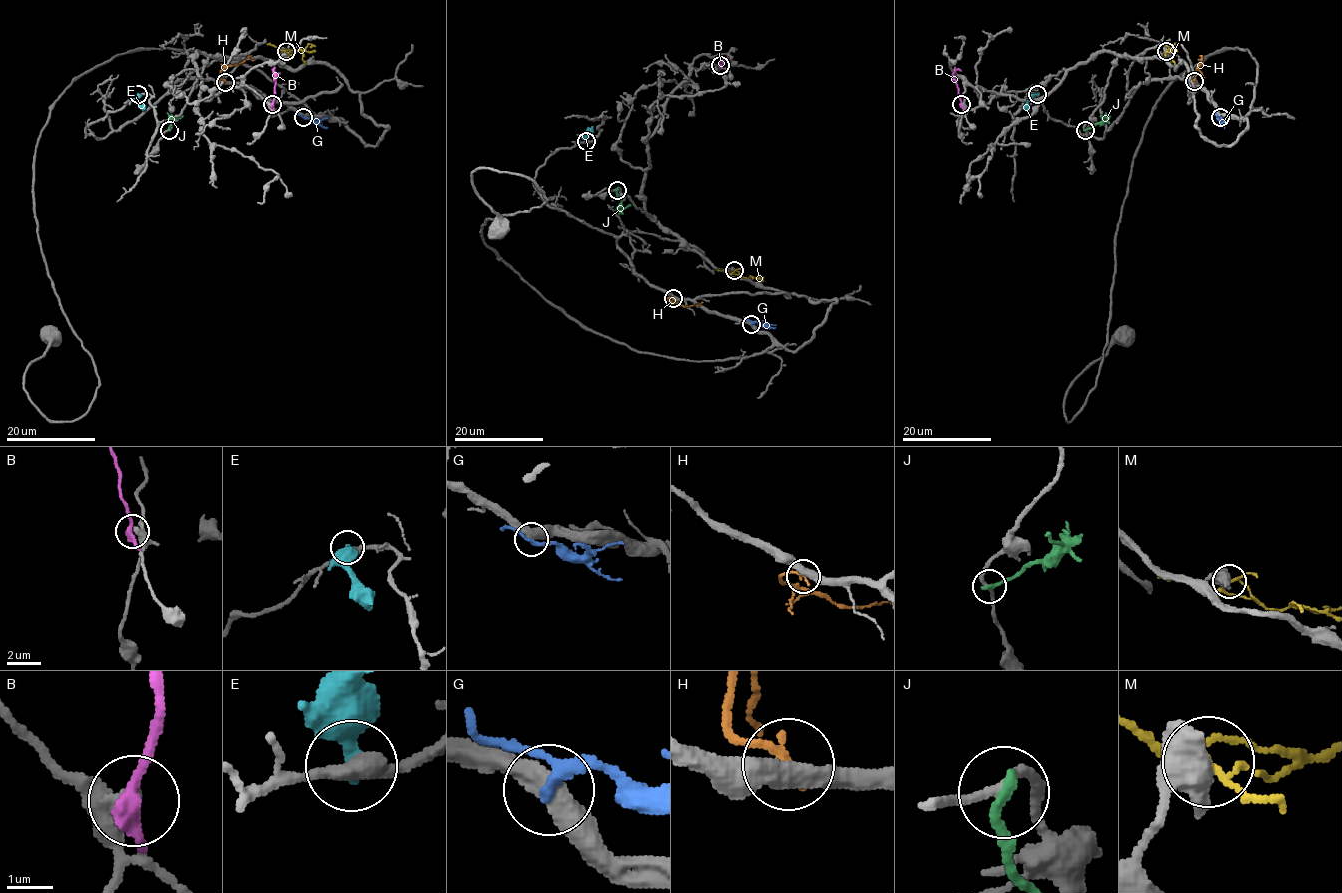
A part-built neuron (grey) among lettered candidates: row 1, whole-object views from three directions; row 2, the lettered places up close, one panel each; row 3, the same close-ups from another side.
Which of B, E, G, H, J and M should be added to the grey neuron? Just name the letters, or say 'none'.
H

